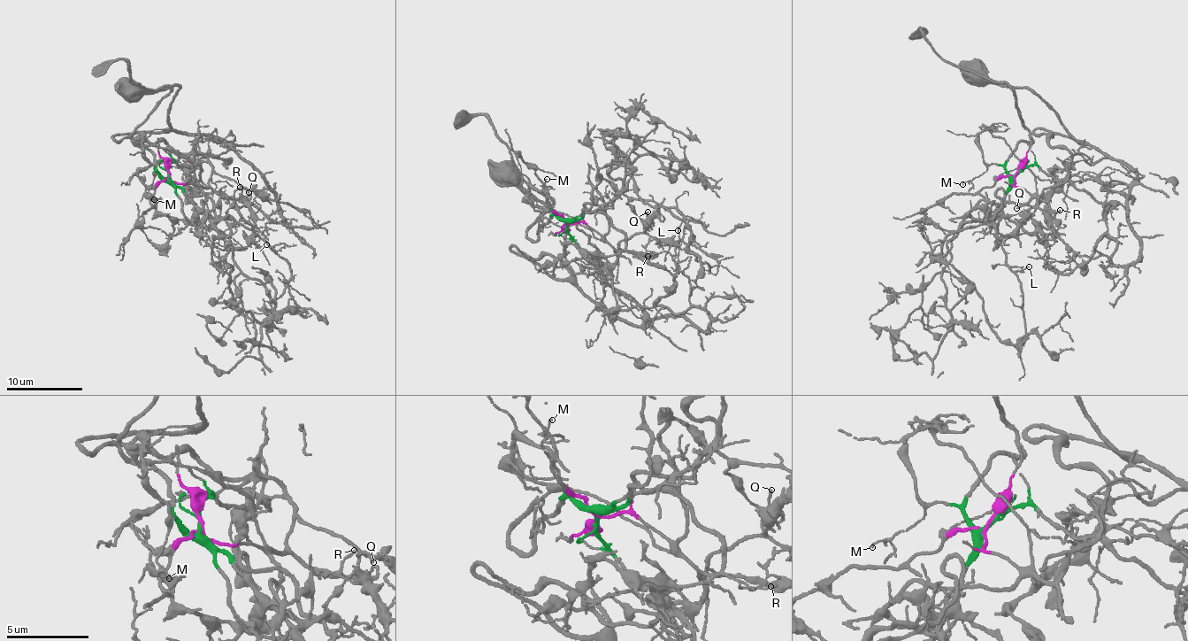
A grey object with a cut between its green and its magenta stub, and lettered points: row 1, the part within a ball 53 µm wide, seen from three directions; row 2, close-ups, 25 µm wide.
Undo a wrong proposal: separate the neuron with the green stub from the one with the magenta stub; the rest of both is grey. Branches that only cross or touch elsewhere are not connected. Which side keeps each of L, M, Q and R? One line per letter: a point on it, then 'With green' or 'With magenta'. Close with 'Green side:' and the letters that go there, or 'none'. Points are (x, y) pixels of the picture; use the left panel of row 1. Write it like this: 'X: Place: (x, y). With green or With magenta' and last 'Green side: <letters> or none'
L: Place: (266, 244). With green
M: Place: (154, 199). With green
Q: Place: (249, 192). With magenta
R: Place: (240, 187). With magenta
Green side: L, M

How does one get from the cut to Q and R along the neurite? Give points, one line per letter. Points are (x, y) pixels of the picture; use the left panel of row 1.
Q: (168, 173), (172, 181), (199, 183), (203, 188), (211, 173), (217, 173), (249, 191)
R: (168, 173), (172, 181), (210, 189), (227, 197), (233, 195), (239, 186)

